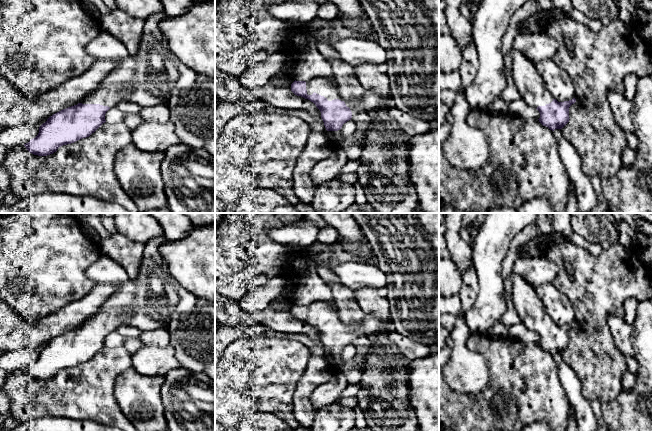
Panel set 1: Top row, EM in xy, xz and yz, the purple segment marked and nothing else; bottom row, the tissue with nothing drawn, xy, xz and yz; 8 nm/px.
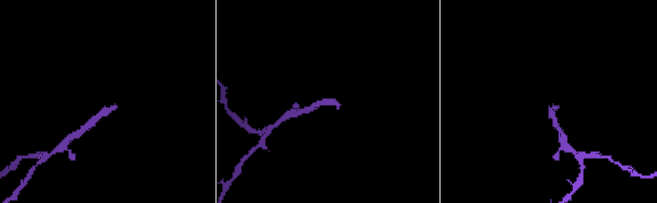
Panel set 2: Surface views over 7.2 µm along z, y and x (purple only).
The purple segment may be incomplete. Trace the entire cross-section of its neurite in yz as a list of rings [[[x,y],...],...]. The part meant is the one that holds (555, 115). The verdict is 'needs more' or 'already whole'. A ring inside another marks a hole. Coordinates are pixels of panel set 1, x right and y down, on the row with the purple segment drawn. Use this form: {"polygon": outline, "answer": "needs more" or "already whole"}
{"polygon": [[[514,48],[510,55],[512,78],[520,98],[539,111],[538,120],[543,126],[552,131],[562,129],[569,122],[569,107],[576,99],[558,102],[546,88],[534,62]]], "answer": "needs more"}

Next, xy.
{"polygon": [[[155,13],[144,19],[142,38],[137,53],[126,58],[116,59],[118,67],[105,78],[101,87],[91,96],[77,105],[63,109],[50,116],[39,127],[38,135],[24,144],[26,149],[38,156],[53,154],[63,145],[74,143],[89,137],[106,122],[106,112],[122,101],[134,102],[142,107],[164,103],[175,92],[192,89],[200,76],[184,65],[168,46],[167,38],[162,33],[159,23],[165,13]]], "answer": "needs more"}

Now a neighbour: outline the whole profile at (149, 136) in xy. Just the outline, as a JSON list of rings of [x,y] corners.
[[[170,120],[165,123],[142,122],[131,134],[132,144],[145,152],[164,153],[181,142]]]

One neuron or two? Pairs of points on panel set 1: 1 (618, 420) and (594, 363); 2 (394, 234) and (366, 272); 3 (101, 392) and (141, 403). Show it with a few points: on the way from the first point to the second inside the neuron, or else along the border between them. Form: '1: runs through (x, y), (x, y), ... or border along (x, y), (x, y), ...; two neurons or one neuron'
1: border along (622, 388), (614, 398), (602, 404); two neurons
2: border along (377, 265), (388, 278), (387, 286); two neurons
3: border along (120, 373), (115, 382), (114, 398), (126, 417); two neurons

